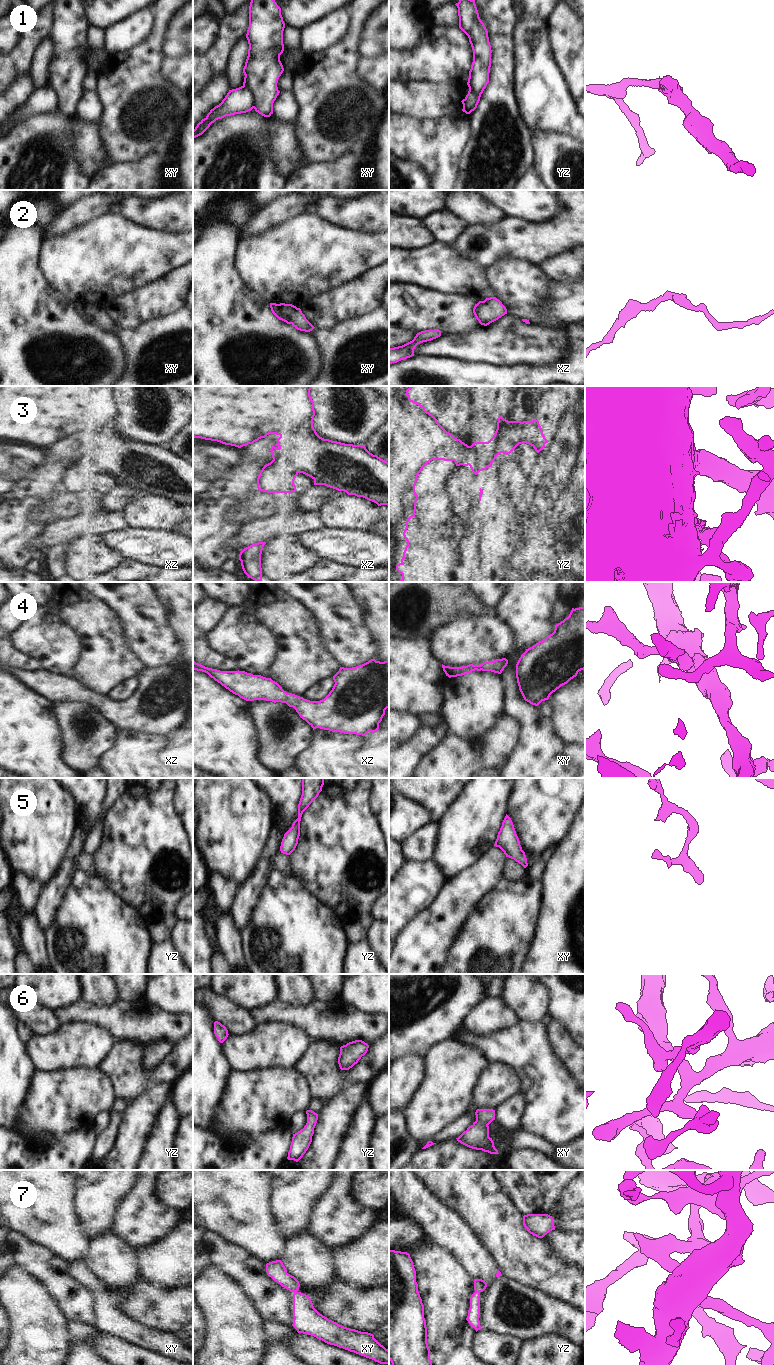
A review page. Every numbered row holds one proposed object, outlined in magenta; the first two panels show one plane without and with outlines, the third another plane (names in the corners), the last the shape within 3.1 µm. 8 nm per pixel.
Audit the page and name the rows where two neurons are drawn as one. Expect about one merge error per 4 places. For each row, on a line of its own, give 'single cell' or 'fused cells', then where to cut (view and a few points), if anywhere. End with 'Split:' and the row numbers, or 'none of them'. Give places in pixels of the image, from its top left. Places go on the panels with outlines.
1: fused cells; cut in xy along (243, 85), (252, 95), (253, 107)
2: single cell; no cut
3: single cell; no cut
4: single cell; no cut
5: single cell; no cut
6: single cell; no cut
7: single cell; no cut
Split: 1

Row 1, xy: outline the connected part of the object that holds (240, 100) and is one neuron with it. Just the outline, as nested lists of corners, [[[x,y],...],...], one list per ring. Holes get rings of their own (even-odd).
[[[241,86],[229,90],[222,102],[211,109],[207,116],[197,124],[193,130],[193,139],[202,135],[216,120],[226,116],[246,113],[251,111],[253,106],[254,98],[247,87]]]

